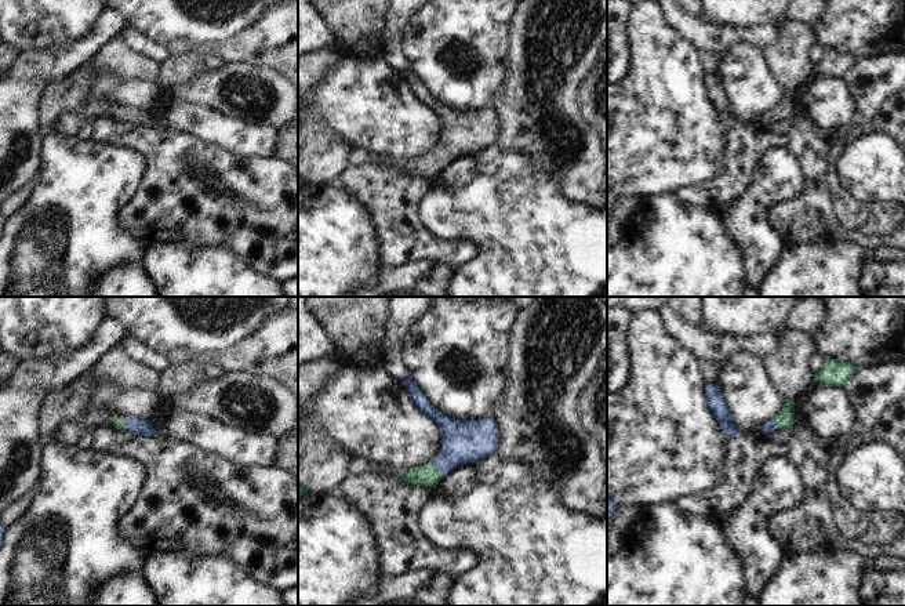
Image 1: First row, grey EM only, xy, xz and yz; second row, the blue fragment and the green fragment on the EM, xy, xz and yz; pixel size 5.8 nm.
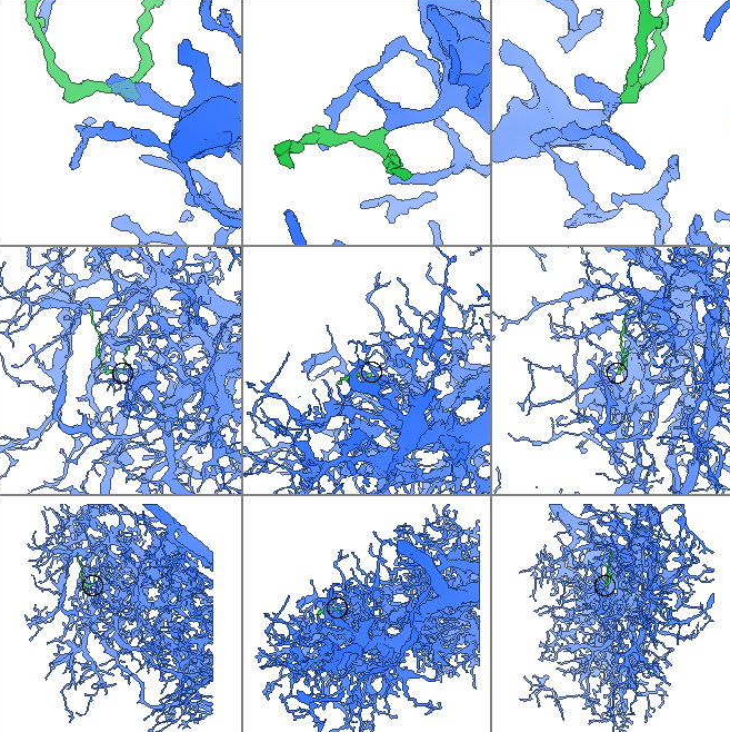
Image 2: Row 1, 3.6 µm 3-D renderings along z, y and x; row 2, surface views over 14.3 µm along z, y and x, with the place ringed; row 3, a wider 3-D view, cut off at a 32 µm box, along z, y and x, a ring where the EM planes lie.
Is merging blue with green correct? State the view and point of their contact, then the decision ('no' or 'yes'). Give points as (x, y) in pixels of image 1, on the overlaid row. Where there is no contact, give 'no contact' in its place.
contact xz (436, 468); yes

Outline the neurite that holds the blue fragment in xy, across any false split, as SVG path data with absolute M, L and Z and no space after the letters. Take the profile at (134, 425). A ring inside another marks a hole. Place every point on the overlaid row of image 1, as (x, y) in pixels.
M117 416L112 425L116 428L126 428L132 435L159 436L149 420L139 420L135 417L123 418Z

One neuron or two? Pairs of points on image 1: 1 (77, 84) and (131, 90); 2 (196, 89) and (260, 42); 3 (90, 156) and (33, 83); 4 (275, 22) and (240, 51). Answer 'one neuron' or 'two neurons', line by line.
1: two neurons
2: two neurons
3: two neurons
4: one neuron

